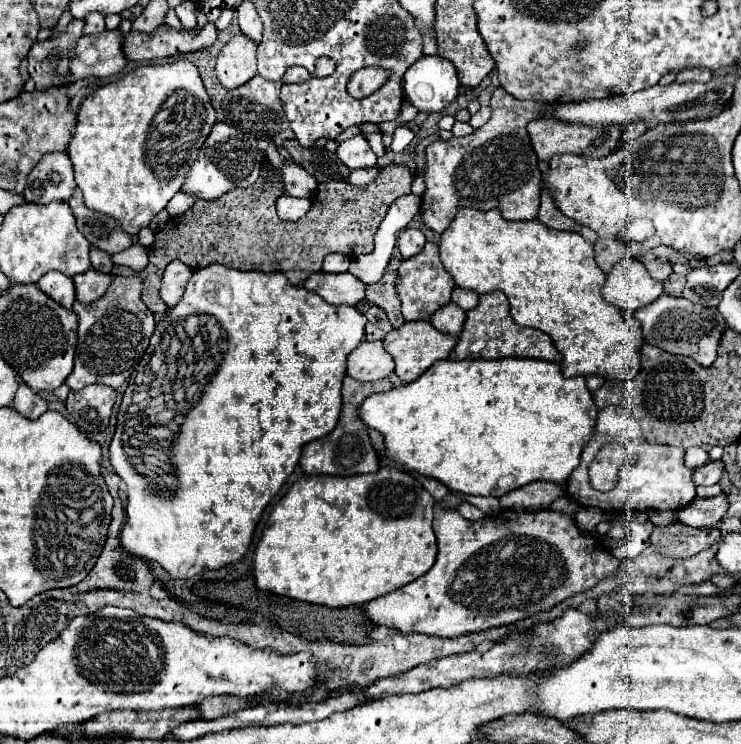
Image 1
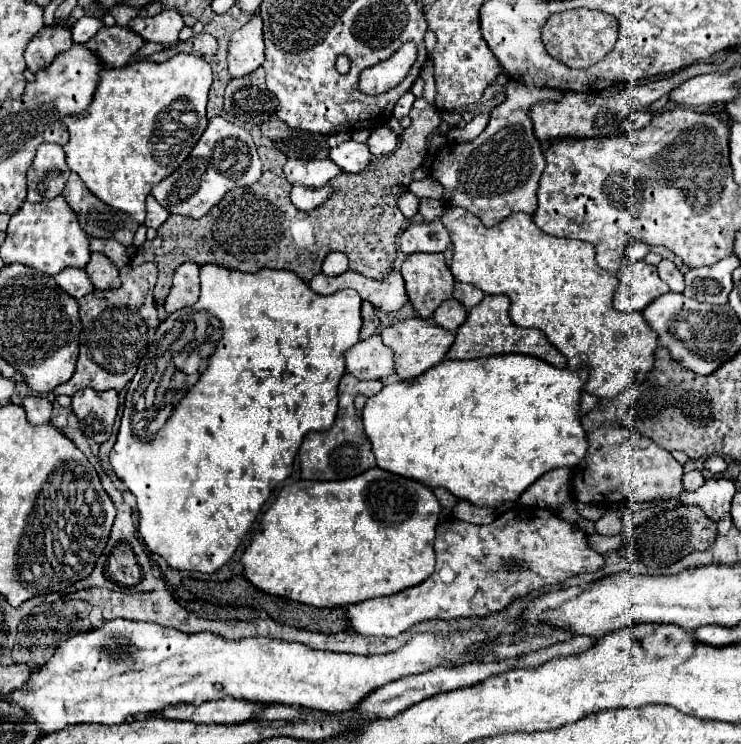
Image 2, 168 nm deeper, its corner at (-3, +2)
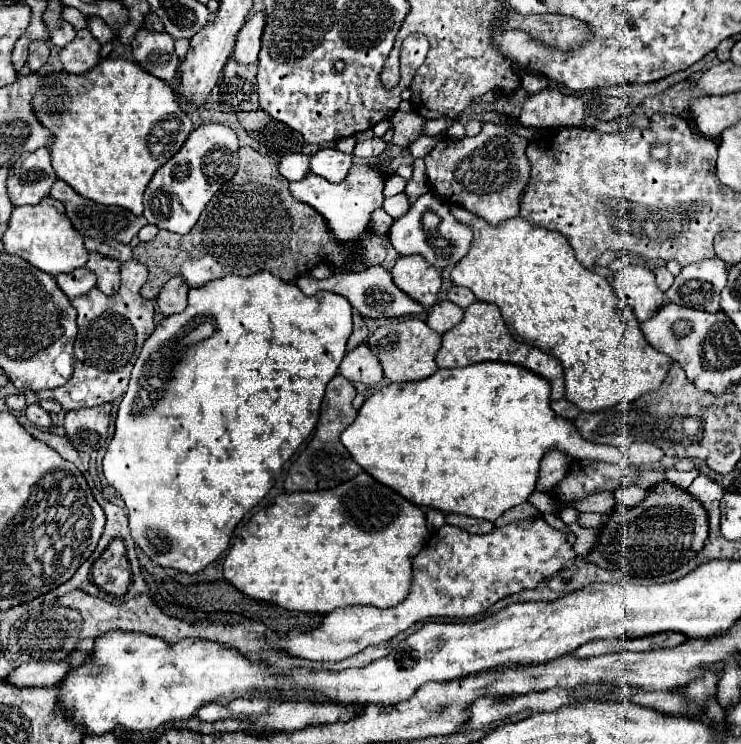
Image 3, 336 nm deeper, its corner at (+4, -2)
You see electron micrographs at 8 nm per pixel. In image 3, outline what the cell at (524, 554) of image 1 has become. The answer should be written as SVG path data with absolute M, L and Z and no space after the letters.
M543 517L513 521L505 527L495 527L487 535L471 535L453 525L443 525L429 537L425 549L421 549L421 553L415 557L415 565L413 565L415 579L411 585L411 593L407 595L405 601L401 601L399 605L389 607L389 609L377 609L377 607L369 607L369 605L335 609L325 615L321 627L317 627L315 631L287 633L277 643L271 643L271 647L281 647L289 655L305 657L311 661L341 661L341 659L351 657L353 653L359 653L365 647L387 643L397 633L405 631L413 623L423 621L427 617L473 617L473 615L479 615L507 595L519 593L523 589L539 587L547 577L553 577L555 573L559 573L563 569L563 565L573 563L575 557L577 555L575 555L573 547L567 543L567 535L553 529L551 525L547 525L547 521Z

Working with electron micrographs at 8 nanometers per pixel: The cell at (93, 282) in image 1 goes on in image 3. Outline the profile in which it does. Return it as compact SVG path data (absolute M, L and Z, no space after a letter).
M89 253L89 259L87 259L85 267L95 273L99 291L103 291L105 295L117 293L119 281L121 281L121 277L119 277L121 263L119 261L113 261L113 259L109 259L105 255L99 255L99 253Z

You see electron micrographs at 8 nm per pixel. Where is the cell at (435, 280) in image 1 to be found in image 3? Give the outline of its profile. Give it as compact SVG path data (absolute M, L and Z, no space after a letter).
M399 257L391 269L391 275L395 285L425 309L437 301L441 275L437 269L433 269L433 265L425 261L425 257Z

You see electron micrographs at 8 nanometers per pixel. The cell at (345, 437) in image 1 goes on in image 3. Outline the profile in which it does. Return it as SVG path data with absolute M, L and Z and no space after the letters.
M335 375L329 385L327 385L327 393L323 399L323 407L321 407L321 417L319 423L315 427L313 439L309 441L307 449L303 451L303 455L299 455L285 479L285 489L287 491L319 491L319 489L331 489L337 487L349 479L353 479L359 471L363 471L351 457L351 453L343 447L343 443L339 441L339 435L345 431L345 427L349 427L355 421L357 411L353 409L351 401L357 395L357 389L343 377L343 375Z

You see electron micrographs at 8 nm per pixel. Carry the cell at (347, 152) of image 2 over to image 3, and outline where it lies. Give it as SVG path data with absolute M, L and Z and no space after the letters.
M321 149L311 157L311 171L319 177L325 177L331 183L343 181L351 165L353 165L353 155L337 149Z

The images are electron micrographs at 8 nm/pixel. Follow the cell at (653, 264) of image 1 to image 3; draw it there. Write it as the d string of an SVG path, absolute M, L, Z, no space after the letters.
M659 267L659 269L655 269L653 273L655 273L655 277L657 277L659 289L665 293L665 291L673 285L673 275L667 271L667 267Z

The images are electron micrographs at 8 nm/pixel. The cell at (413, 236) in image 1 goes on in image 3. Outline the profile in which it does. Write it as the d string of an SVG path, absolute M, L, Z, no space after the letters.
M429 191L413 203L413 207L409 209L409 213L405 213L405 217L395 219L393 227L389 229L389 239L399 255L423 255L433 267L441 271L445 267L457 265L461 257L465 257L465 253L469 251L473 233L469 227L461 225L449 213L449 203L437 199L437 195Z

